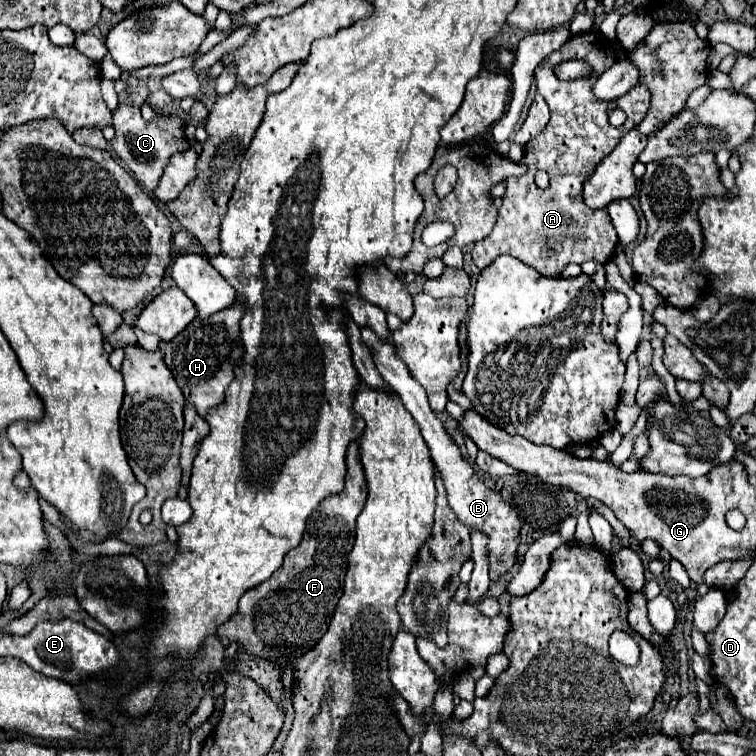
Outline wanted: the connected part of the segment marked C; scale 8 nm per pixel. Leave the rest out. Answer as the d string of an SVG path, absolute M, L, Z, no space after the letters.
M120 104L112 112L112 118L114 118L114 130L116 130L112 148L116 156L134 172L136 180L152 192L158 186L158 180L170 156L176 152L184 152L188 148L182 118L180 116L160 116L160 118L154 118L152 122L146 122L140 116L140 106L130 106L130 104Z

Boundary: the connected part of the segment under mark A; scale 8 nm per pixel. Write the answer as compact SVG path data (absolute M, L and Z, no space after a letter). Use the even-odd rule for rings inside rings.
M590 30L572 36L558 52L552 52L536 68L534 78L538 84L538 92L546 98L552 118L546 128L525 146L524 158L520 162L527 166L526 176L506 180L506 194L502 196L498 222L492 234L474 244L472 260L480 270L488 268L498 256L510 254L536 268L542 276L558 278L570 262L582 264L586 260L596 260L598 264L606 264L614 256L618 236L614 232L608 210L588 208L582 198L582 184L588 176L592 176L598 162L614 150L618 140L646 118L646 112L650 108L648 88L644 84L637 85L617 100L617 106L628 114L628 120L620 128L610 126L606 112L610 106L616 106L616 102L598 104L598 100L594 100L592 88L594 78L598 78L616 60L616 48L602 34ZM572 58L592 64L592 76L570 82L559 80L554 74L554 67ZM536 170L546 170L550 174L548 190L540 190L534 184Z

